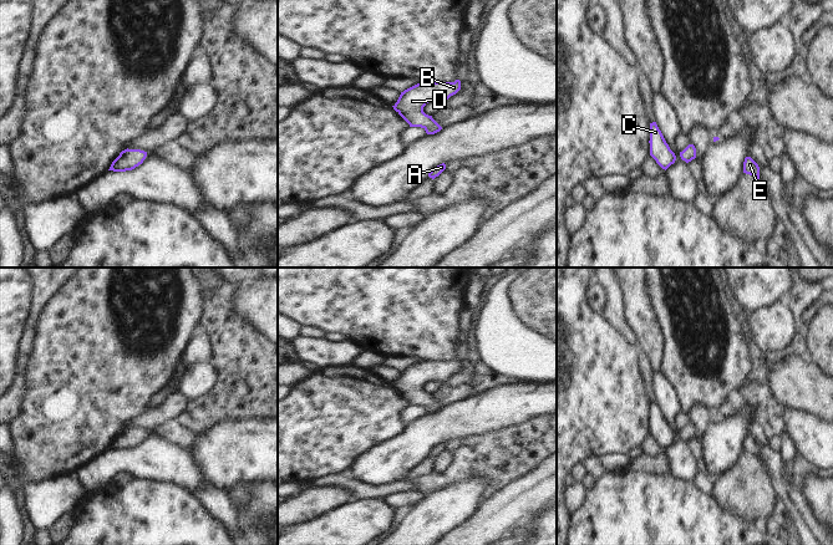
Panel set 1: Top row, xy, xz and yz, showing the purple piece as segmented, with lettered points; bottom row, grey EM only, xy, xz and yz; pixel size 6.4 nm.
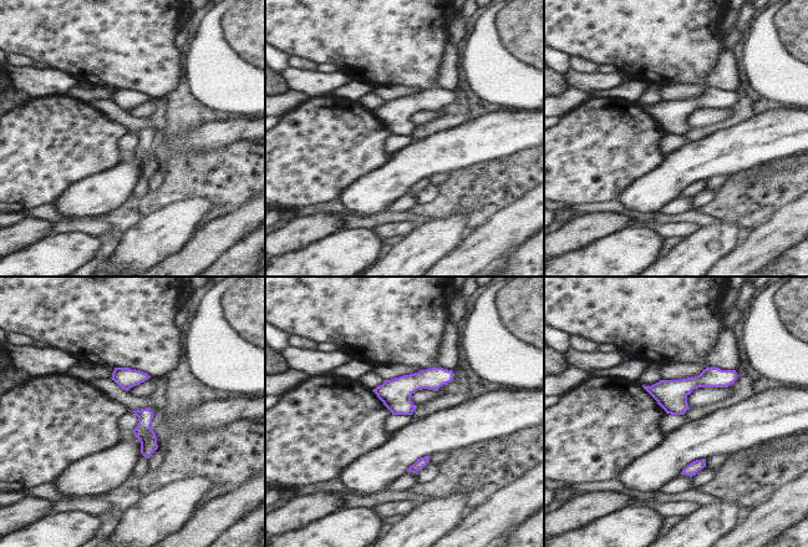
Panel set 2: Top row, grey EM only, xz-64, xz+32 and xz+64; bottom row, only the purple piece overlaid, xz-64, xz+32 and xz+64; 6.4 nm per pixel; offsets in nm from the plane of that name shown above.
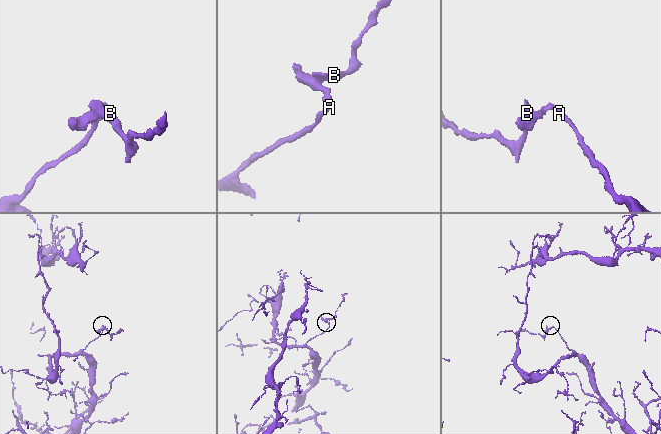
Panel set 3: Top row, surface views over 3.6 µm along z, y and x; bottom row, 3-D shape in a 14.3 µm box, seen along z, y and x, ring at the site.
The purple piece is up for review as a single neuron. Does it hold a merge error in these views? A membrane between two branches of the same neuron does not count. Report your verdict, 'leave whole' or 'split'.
leave whole

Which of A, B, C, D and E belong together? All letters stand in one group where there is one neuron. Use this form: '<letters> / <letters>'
A B C D E

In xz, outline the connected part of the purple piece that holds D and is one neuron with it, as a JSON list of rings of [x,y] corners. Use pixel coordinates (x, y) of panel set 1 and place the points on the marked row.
[[[461,81],[454,82],[420,82],[401,92],[393,109],[410,124],[421,127],[427,134],[435,134],[442,127],[423,112],[428,102],[445,103],[461,90]]]

